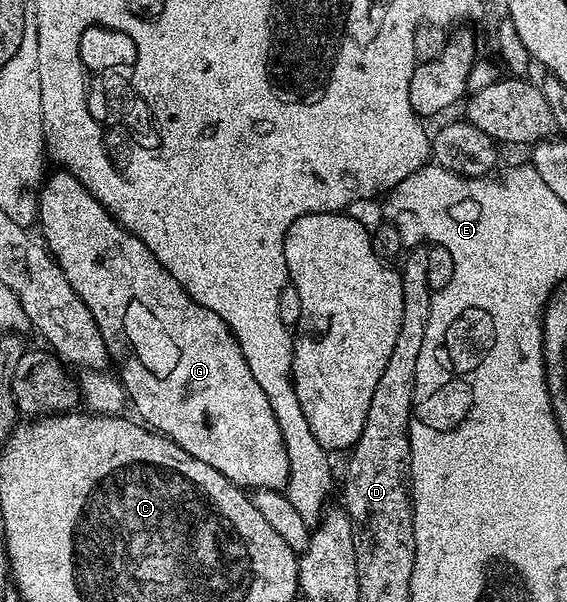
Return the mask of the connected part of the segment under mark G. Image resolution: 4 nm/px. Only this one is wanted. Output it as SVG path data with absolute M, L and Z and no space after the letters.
M63 169L57 170L57 172L57 175L49 174L43 180L38 192L38 228L40 227L41 233L44 234L42 243L62 269L66 281L70 281L74 293L78 293L78 297L82 297L86 309L90 309L90 313L94 313L94 321L102 333L102 341L106 341L111 362L120 366L118 378L124 384L125 396L130 400L131 406L132 403L136 406L137 413L141 415L137 416L151 430L165 435L167 439L173 439L179 447L186 449L186 453L190 453L198 461L206 461L206 465L210 465L210 469L222 473L237 487L252 491L284 491L288 486L290 461L286 453L282 429L278 429L278 421L270 409L270 401L266 401L266 393L262 393L262 385L258 385L258 381L254 381L254 373L250 373L250 365L246 365L246 357L242 357L240 342L236 340L235 333L228 328L226 321L222 321L222 317L218 317L218 313L194 302L186 293L186 289L182 289L180 282L161 265L158 257L154 257L154 253L150 253L148 246L138 236L131 235L123 225L117 223L111 213L75 177Z

